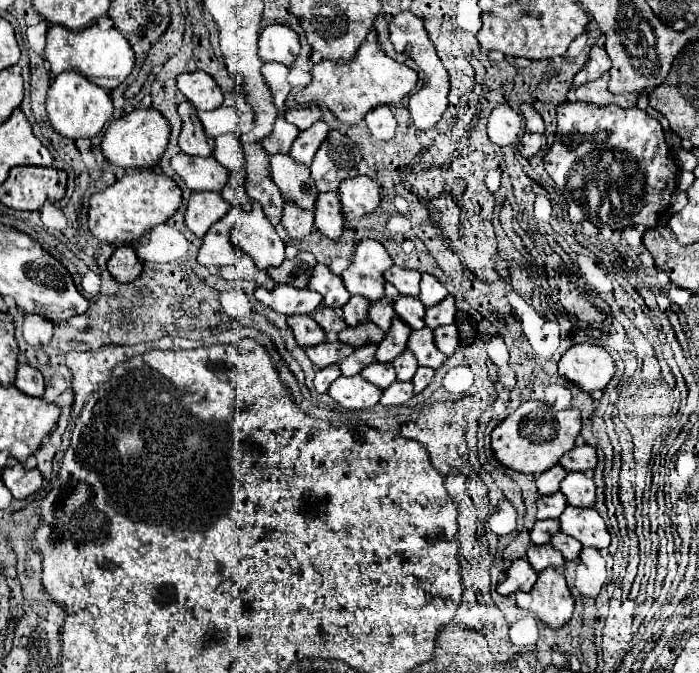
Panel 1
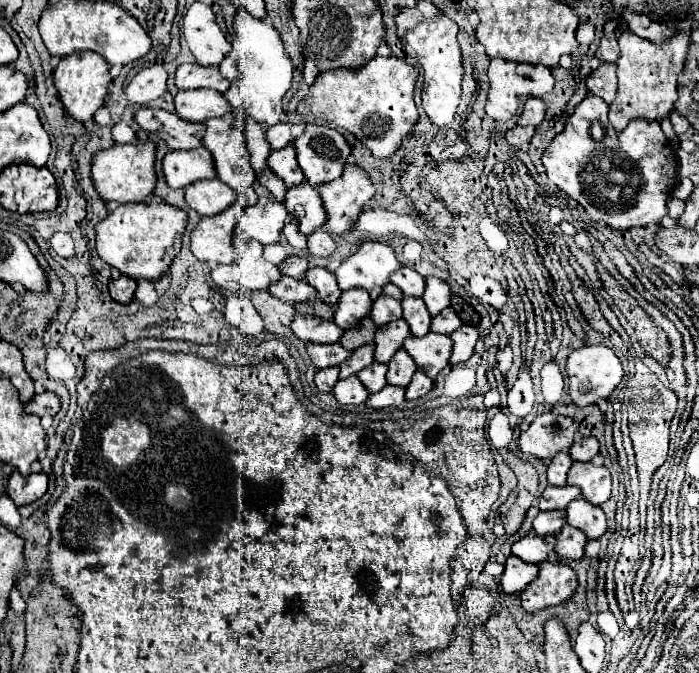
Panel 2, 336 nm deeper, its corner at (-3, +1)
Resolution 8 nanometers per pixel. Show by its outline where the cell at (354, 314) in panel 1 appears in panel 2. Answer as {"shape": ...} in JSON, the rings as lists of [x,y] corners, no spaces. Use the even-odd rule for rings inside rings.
{"shape":[[[353,288],[353,290],[345,290],[335,306],[335,316],[333,322],[347,330],[351,326],[355,326],[363,316],[369,314],[373,300],[369,298],[369,294],[363,288]]]}

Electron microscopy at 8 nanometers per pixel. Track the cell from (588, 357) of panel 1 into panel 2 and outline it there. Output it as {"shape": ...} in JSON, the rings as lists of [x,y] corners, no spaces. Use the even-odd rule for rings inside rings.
{"shape":[[[583,346],[577,348],[569,354],[567,364],[565,364],[565,372],[569,378],[569,396],[573,400],[575,406],[589,406],[595,404],[599,398],[609,398],[611,392],[619,386],[619,382],[623,380],[623,368],[619,358],[615,356],[615,352],[607,346]]]}

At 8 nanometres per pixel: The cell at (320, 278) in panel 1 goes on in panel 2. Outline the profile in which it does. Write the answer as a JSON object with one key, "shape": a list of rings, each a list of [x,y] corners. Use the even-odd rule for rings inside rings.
{"shape":[[[311,268],[311,270],[307,270],[307,282],[317,290],[319,300],[323,300],[325,304],[331,304],[331,306],[337,304],[341,290],[337,286],[335,274],[331,274],[325,268]]]}

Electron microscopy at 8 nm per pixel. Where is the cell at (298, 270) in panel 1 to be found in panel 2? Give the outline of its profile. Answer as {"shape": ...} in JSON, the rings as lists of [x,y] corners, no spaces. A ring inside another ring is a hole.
{"shape":[[[289,256],[289,258],[285,258],[285,260],[279,264],[281,274],[291,276],[291,278],[295,278],[295,280],[303,280],[307,268],[309,268],[309,262],[307,262],[307,258],[303,258],[303,256]]]}

